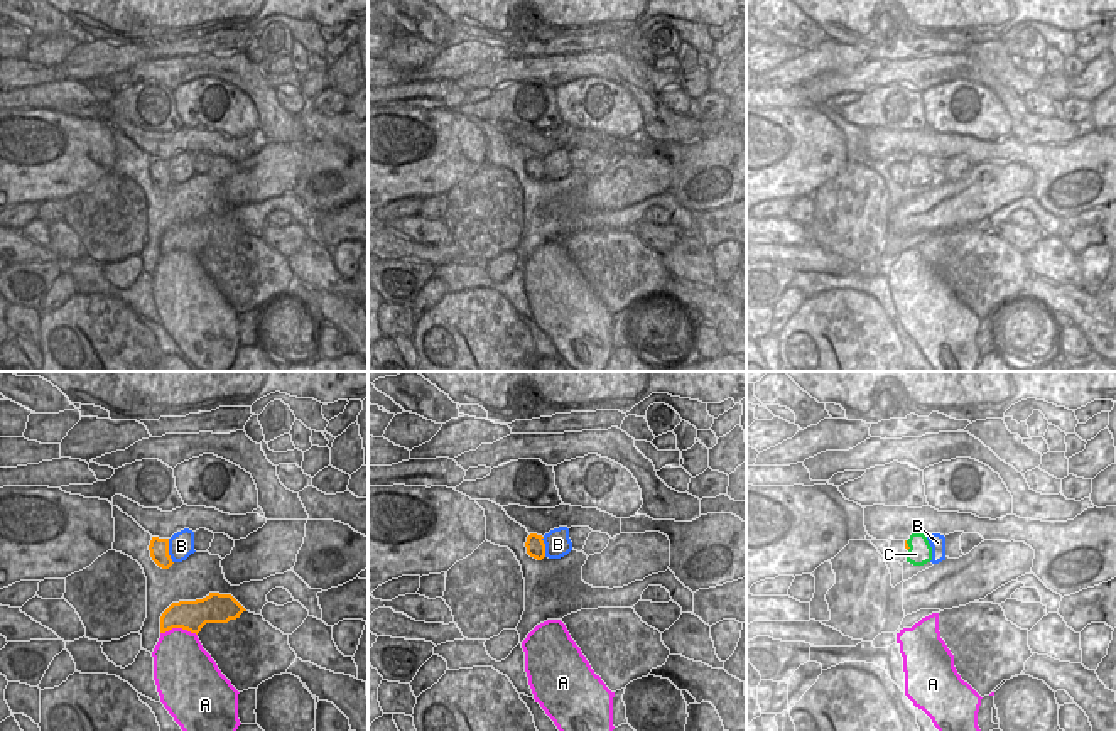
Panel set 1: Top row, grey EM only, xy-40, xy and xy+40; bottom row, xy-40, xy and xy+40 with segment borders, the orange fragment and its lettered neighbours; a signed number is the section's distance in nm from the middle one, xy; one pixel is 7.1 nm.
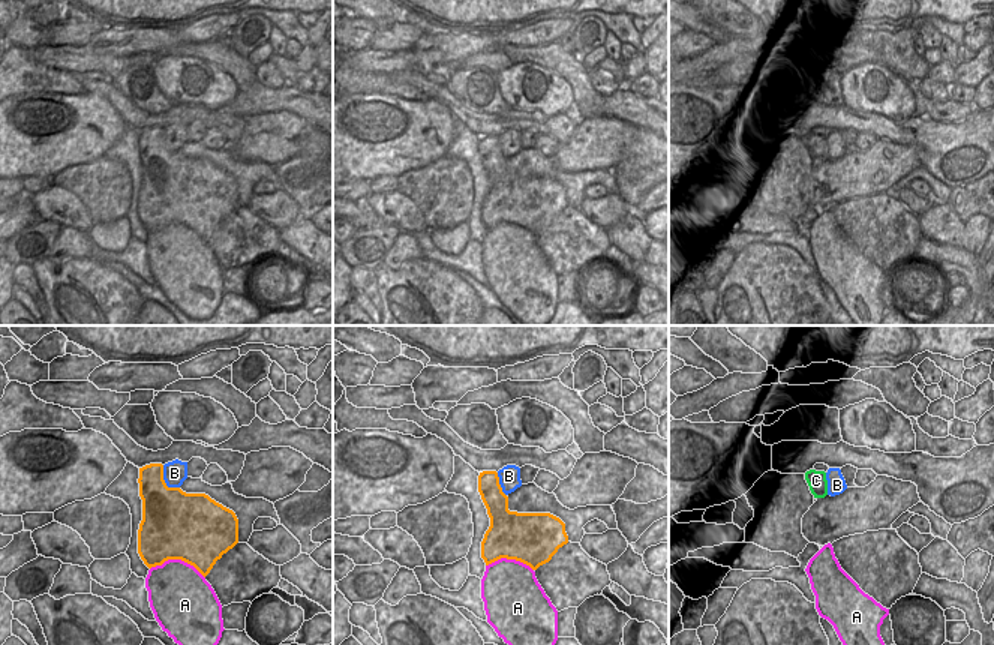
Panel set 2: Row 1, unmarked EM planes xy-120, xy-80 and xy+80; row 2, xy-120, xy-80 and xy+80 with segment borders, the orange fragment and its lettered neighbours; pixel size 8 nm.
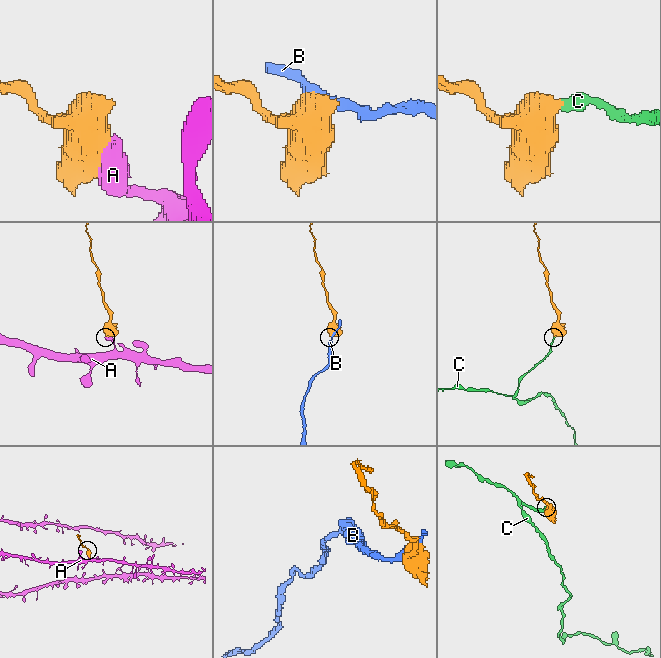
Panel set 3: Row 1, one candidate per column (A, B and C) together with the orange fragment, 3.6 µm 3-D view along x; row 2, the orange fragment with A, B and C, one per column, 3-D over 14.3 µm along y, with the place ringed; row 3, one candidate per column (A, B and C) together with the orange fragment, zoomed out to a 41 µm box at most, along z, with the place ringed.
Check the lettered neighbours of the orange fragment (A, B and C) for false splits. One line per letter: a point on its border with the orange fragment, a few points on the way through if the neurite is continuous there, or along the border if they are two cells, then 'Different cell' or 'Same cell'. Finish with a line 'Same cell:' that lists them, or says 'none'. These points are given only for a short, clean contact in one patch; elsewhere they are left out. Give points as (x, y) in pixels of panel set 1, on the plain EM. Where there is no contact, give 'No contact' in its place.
A: Touches orange at xy-40 (179, 249). Different cell
B: Touches orange at xy-40 (167, 173). Different cell
C: Touches orange at xy+40 (907, 167). Path across: xy+40 (907, 169), (907, 167), (920, 174). Same cell
Same cell: C

